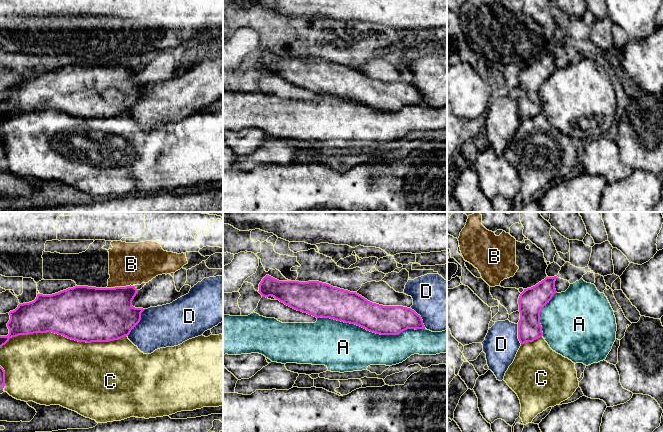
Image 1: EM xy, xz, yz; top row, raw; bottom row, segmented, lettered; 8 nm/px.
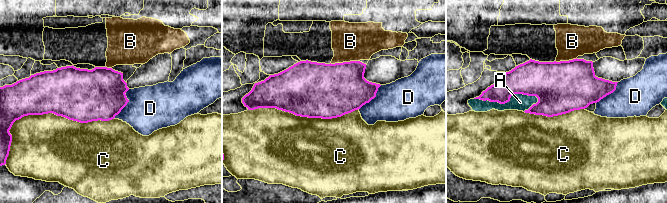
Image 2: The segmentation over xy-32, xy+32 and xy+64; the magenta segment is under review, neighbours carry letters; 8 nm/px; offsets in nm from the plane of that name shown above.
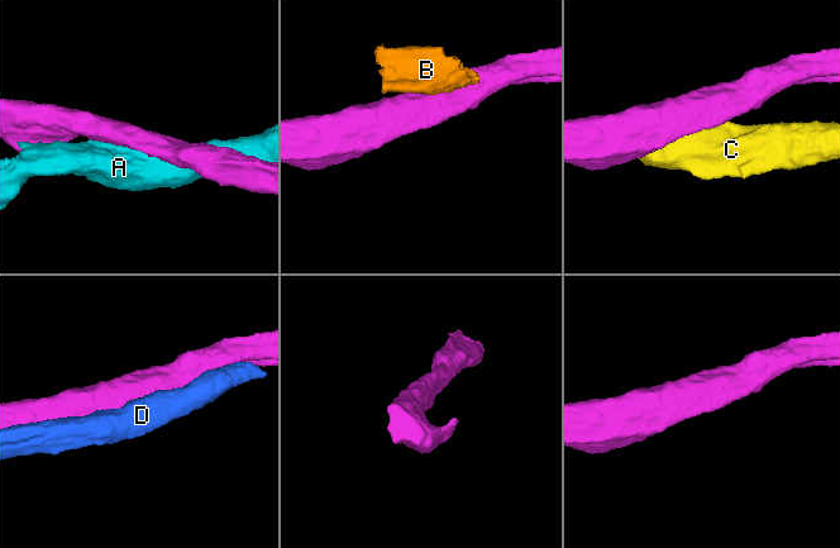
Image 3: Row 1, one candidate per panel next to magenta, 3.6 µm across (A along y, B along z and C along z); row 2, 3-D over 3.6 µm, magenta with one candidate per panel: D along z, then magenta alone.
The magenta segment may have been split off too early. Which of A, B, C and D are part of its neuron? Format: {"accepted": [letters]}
{"accepted": []}

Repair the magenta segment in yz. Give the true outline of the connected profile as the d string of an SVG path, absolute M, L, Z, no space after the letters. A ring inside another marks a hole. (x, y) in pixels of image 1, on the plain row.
M546 53L531 64L524 65L518 75L520 96L518 115L521 120L533 118L543 112L540 88L556 68L555 57L558 53Z

